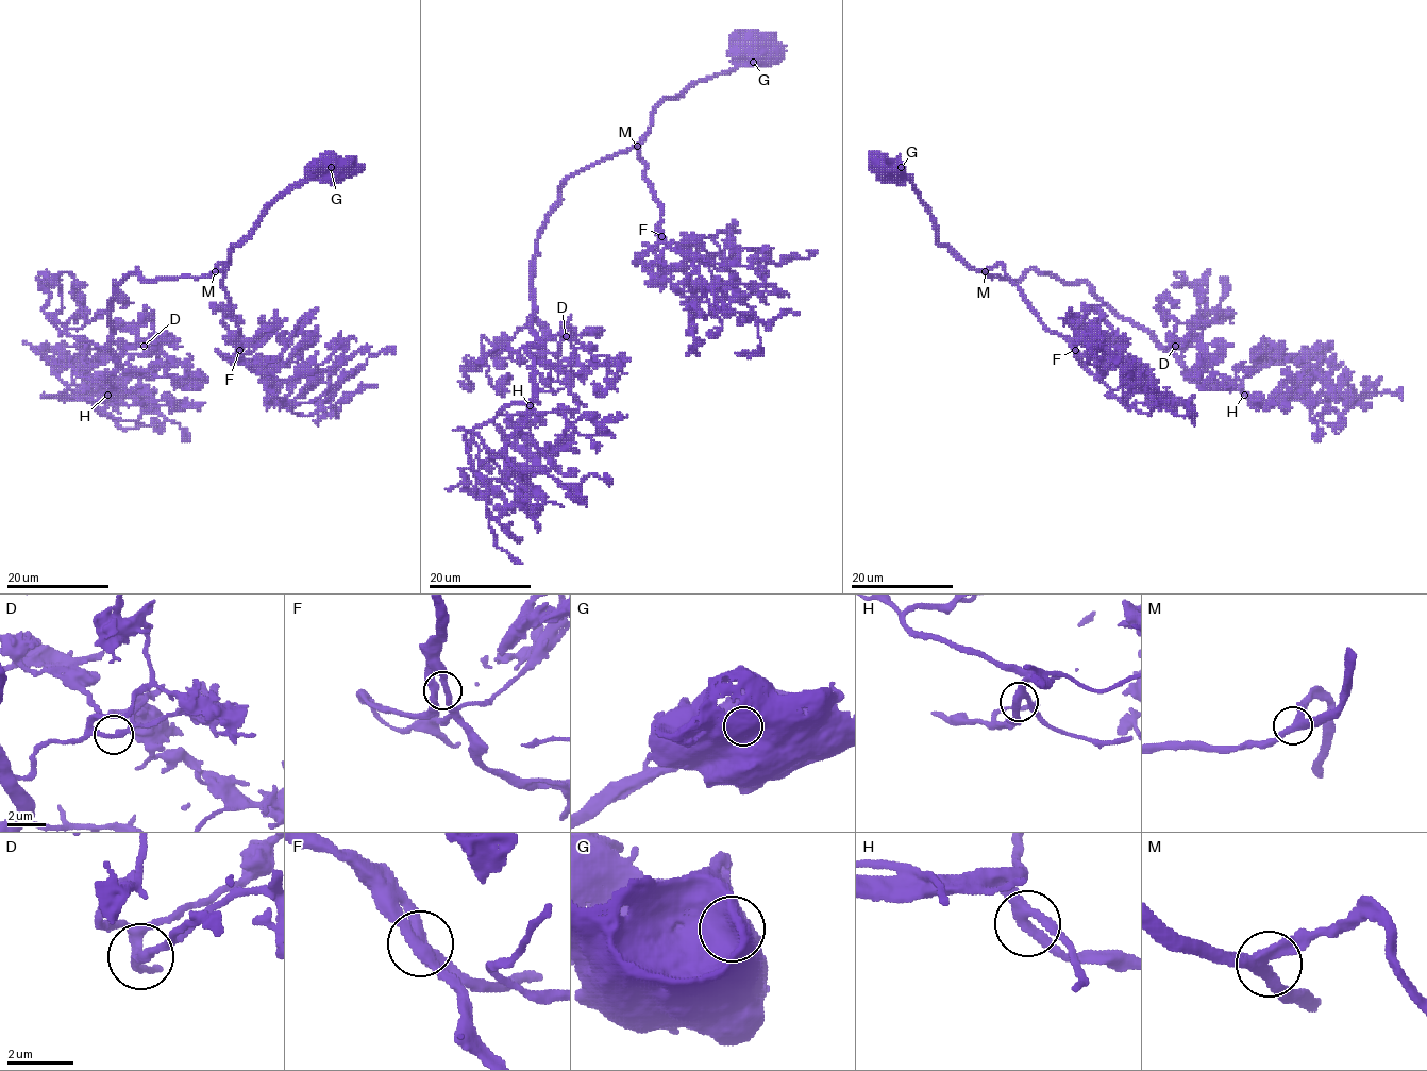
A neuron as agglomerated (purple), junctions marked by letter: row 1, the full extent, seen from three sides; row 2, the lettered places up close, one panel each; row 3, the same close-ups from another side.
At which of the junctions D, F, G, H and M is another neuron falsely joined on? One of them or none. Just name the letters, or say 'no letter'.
no letter

